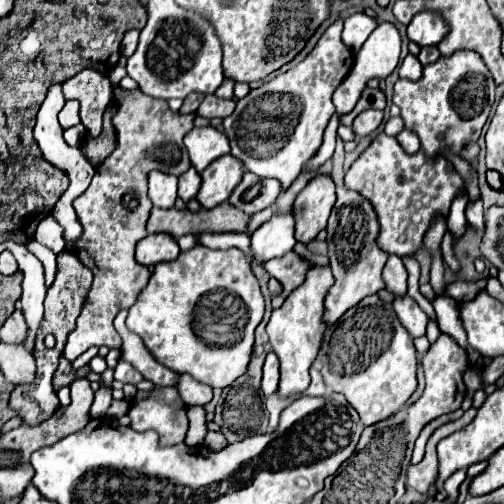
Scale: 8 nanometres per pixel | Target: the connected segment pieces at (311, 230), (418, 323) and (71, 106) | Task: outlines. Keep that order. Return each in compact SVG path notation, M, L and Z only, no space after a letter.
M316 174L306 188L296 196L296 240L312 242L326 228L328 216L336 202L336 186L330 174Z
M402 296L394 300L394 312L400 320L400 324L410 332L412 338L422 336L426 332L426 324L428 324L428 316L424 314L424 310L416 304L416 300L412 300L410 296Z
M77 100L66 101L63 109L58 115L58 120L63 130L81 123L79 112L80 104Z

